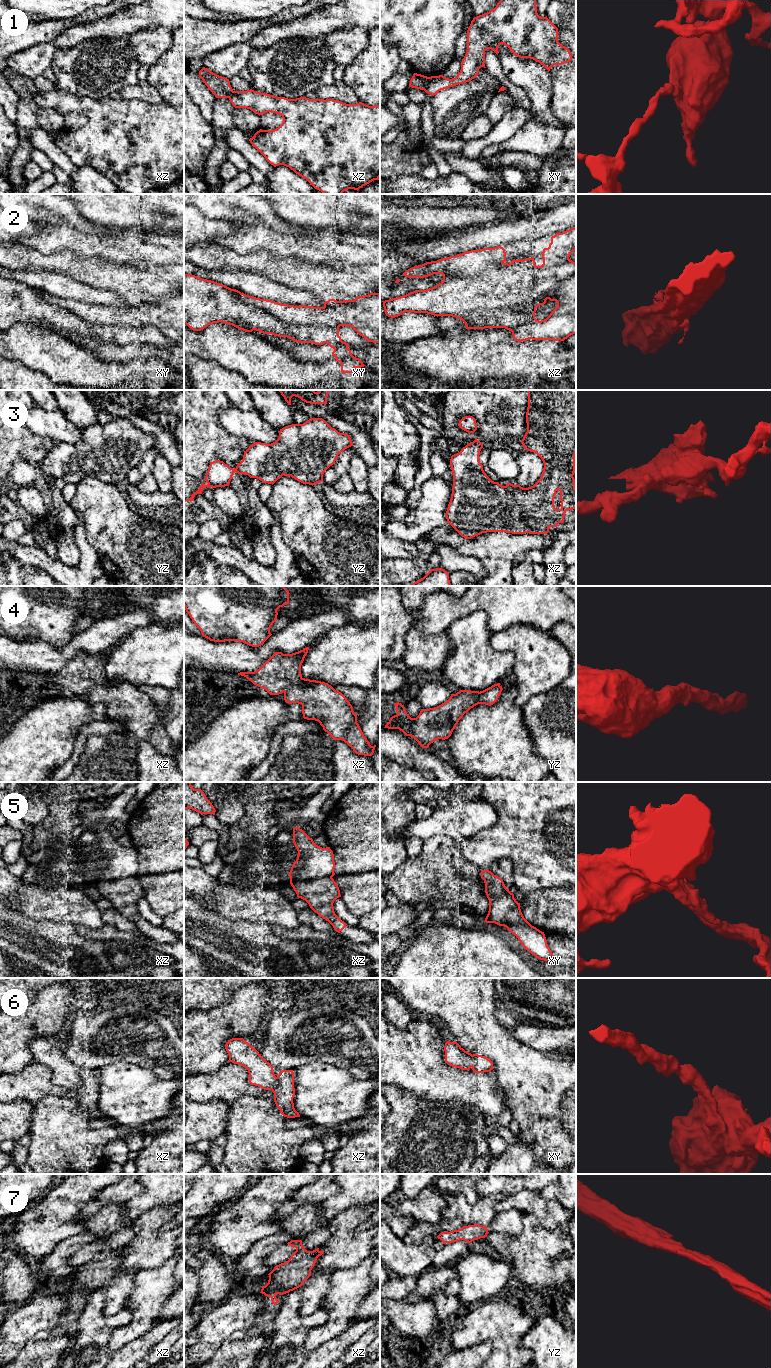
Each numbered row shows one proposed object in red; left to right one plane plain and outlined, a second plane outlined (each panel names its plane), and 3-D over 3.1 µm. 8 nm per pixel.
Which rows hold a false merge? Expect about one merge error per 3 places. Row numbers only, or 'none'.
1, 2

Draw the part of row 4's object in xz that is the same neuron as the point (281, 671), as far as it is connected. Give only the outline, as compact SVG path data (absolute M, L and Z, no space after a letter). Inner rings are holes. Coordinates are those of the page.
M309 647L292 654L275 652L258 670L254 672L240 672L238 675L246 677L254 685L265 689L270 695L283 693L285 702L302 705L304 719L318 721L323 730L334 740L344 741L356 754L372 756L376 745L371 746L364 736L357 723L357 714L354 713L353 707L347 698L328 683L302 677L301 665L308 650Z

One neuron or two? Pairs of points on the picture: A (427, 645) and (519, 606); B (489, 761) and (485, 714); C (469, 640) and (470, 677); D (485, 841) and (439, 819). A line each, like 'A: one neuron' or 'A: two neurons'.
A: two neurons
B: one neuron
C: one neuron
D: two neurons

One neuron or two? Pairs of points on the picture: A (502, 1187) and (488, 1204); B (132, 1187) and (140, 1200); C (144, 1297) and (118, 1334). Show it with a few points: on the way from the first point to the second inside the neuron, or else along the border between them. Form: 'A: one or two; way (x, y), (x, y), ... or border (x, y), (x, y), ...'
A: two; border (506, 1197), (502, 1194), (489, 1194), (479, 1198)
B: two; border (140, 1184), (143, 1190), (125, 1203)
C: one; way (144, 1308), (144, 1312), (129, 1329)

